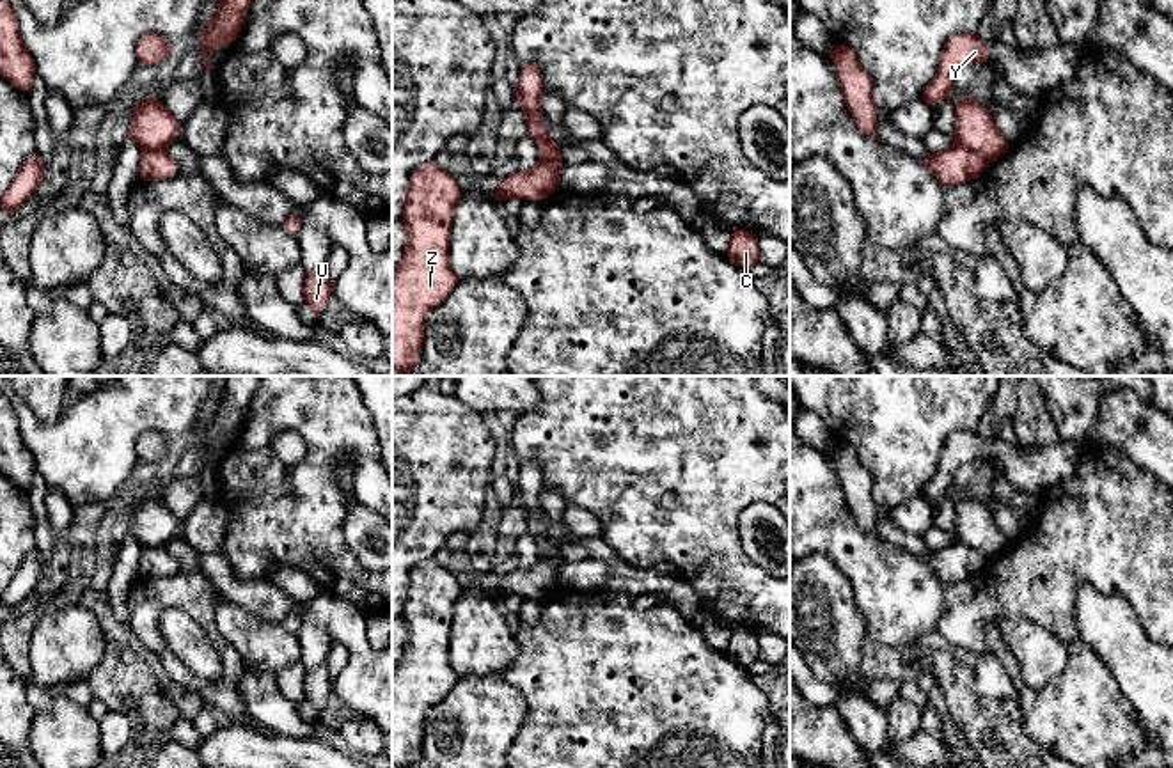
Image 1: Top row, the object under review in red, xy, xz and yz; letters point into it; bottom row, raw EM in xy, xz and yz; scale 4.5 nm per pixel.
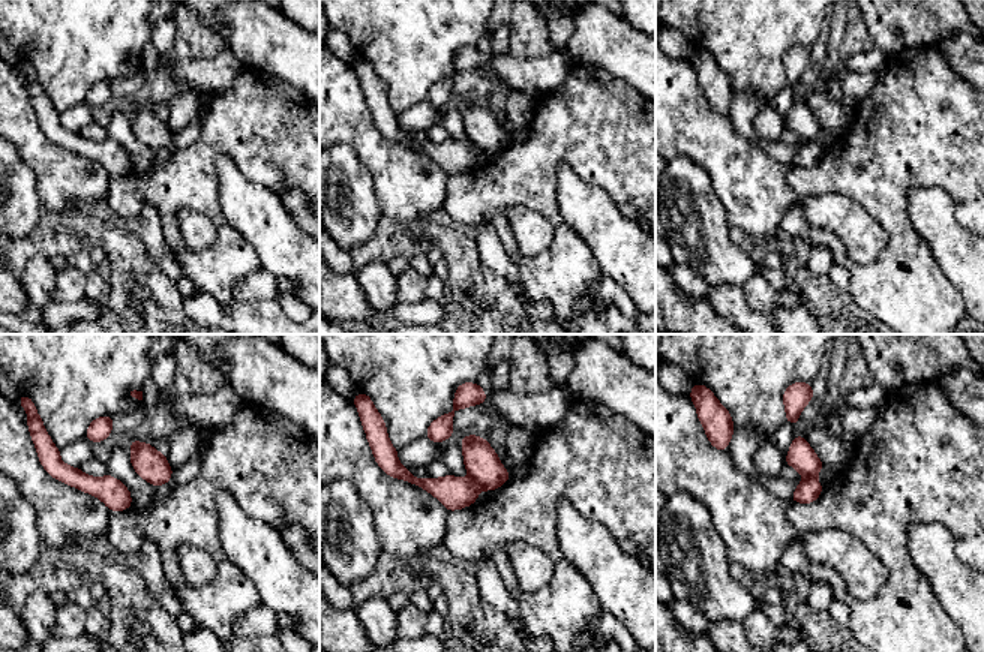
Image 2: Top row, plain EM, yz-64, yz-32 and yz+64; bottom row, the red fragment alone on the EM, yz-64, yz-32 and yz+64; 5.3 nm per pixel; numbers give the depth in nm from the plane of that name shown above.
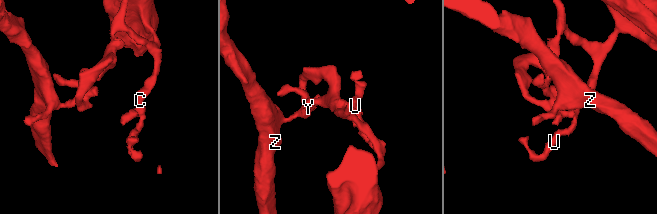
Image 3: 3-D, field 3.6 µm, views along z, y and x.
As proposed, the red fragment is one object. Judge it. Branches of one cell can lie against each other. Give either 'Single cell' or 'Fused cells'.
Fused cells

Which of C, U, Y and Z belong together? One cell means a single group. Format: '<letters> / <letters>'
C U Y / Z

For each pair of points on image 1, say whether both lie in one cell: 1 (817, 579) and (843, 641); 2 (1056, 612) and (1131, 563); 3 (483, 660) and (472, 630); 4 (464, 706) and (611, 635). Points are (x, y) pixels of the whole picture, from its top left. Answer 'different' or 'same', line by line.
1: same
2: same
3: same
4: different

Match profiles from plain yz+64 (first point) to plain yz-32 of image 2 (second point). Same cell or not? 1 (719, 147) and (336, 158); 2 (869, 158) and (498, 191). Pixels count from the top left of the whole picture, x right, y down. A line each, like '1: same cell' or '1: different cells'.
1: different cells
2: same cell

